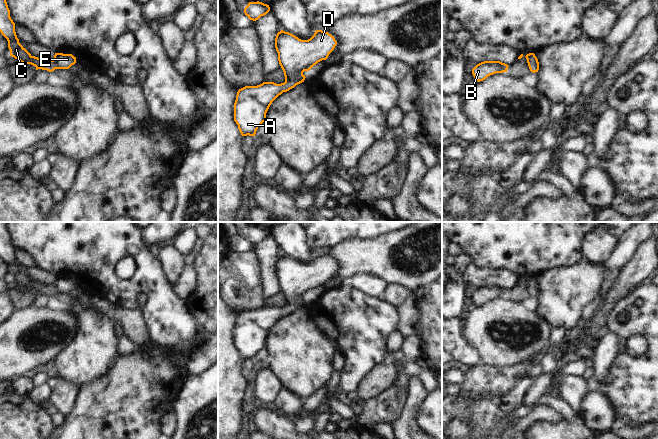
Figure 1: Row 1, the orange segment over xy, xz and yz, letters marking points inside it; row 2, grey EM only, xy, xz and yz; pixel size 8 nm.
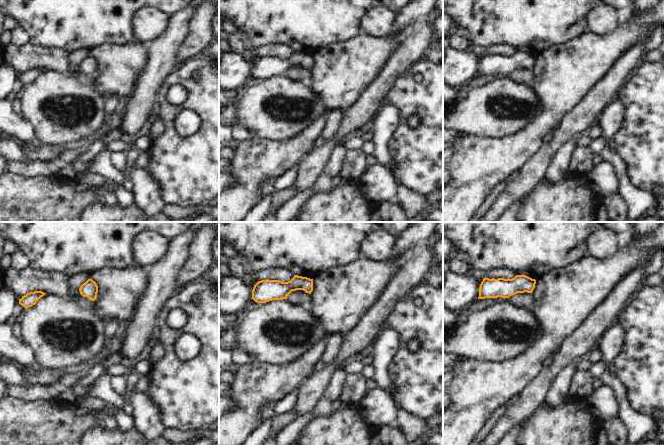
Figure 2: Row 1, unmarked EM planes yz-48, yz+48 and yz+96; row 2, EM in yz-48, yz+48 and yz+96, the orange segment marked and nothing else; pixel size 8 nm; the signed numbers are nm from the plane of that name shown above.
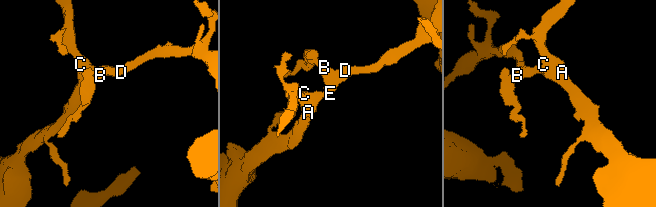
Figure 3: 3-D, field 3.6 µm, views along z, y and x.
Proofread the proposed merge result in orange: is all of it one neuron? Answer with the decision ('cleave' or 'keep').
keep

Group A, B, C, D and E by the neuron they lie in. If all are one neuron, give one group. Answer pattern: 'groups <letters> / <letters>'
groups A B C D E

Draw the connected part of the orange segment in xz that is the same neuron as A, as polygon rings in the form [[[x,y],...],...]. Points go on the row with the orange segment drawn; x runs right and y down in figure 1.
[[[281,30],[275,38],[278,61],[284,72],[285,82],[263,82],[257,86],[245,86],[238,90],[234,103],[234,121],[242,136],[255,136],[258,127],[266,121],[266,113],[272,102],[283,92],[304,82],[304,71],[326,60],[334,50],[334,36],[315,30],[308,40]]]

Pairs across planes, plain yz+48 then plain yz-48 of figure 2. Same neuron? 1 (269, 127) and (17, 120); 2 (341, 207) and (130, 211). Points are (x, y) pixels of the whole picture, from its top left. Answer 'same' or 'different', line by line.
1: different
2: same

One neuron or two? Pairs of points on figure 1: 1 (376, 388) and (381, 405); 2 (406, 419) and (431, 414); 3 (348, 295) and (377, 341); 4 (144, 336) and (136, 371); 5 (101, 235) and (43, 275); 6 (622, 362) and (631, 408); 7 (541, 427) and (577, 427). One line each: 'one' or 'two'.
1: two
2: two
3: one
4: two
5: two
6: one
7: one

